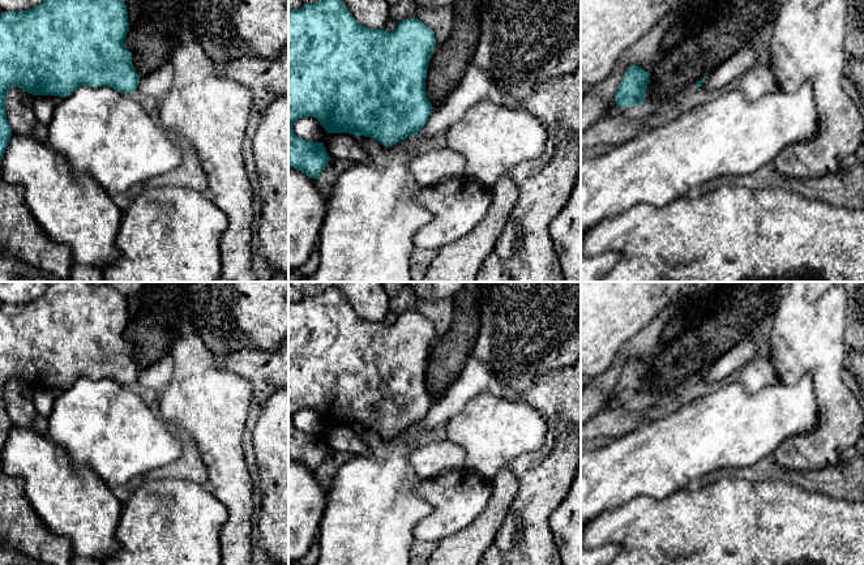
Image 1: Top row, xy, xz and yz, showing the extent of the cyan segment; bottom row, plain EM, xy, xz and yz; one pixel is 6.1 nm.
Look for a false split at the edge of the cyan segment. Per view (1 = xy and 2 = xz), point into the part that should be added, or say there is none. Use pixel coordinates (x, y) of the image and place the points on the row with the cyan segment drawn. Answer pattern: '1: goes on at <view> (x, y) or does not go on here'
1: does not go on here
2: does not go on here

